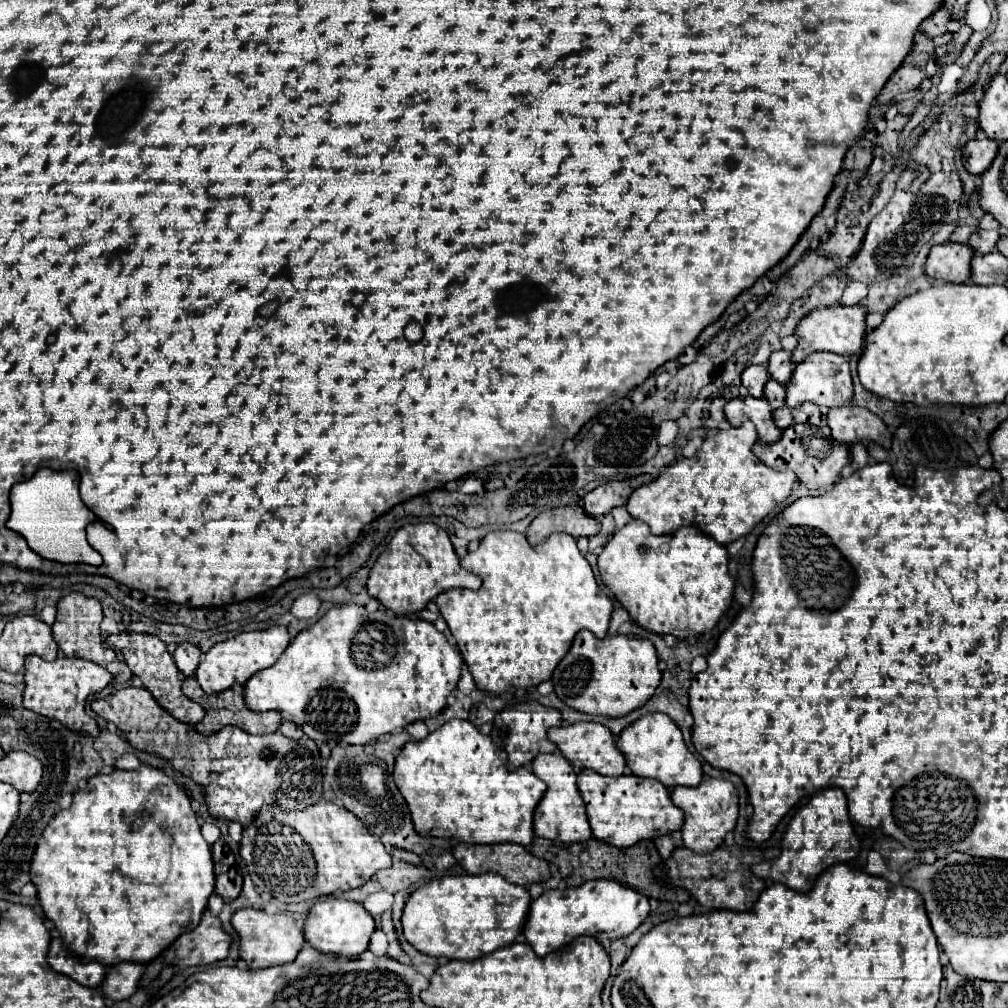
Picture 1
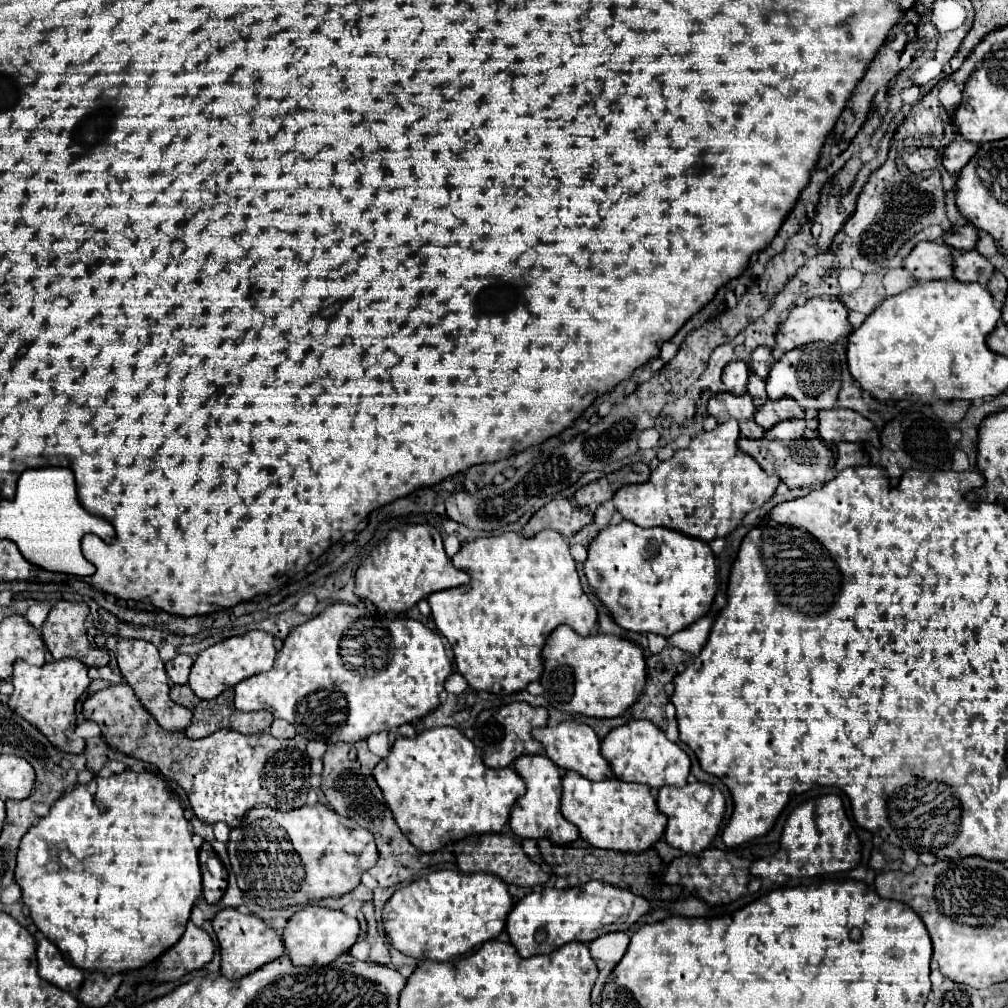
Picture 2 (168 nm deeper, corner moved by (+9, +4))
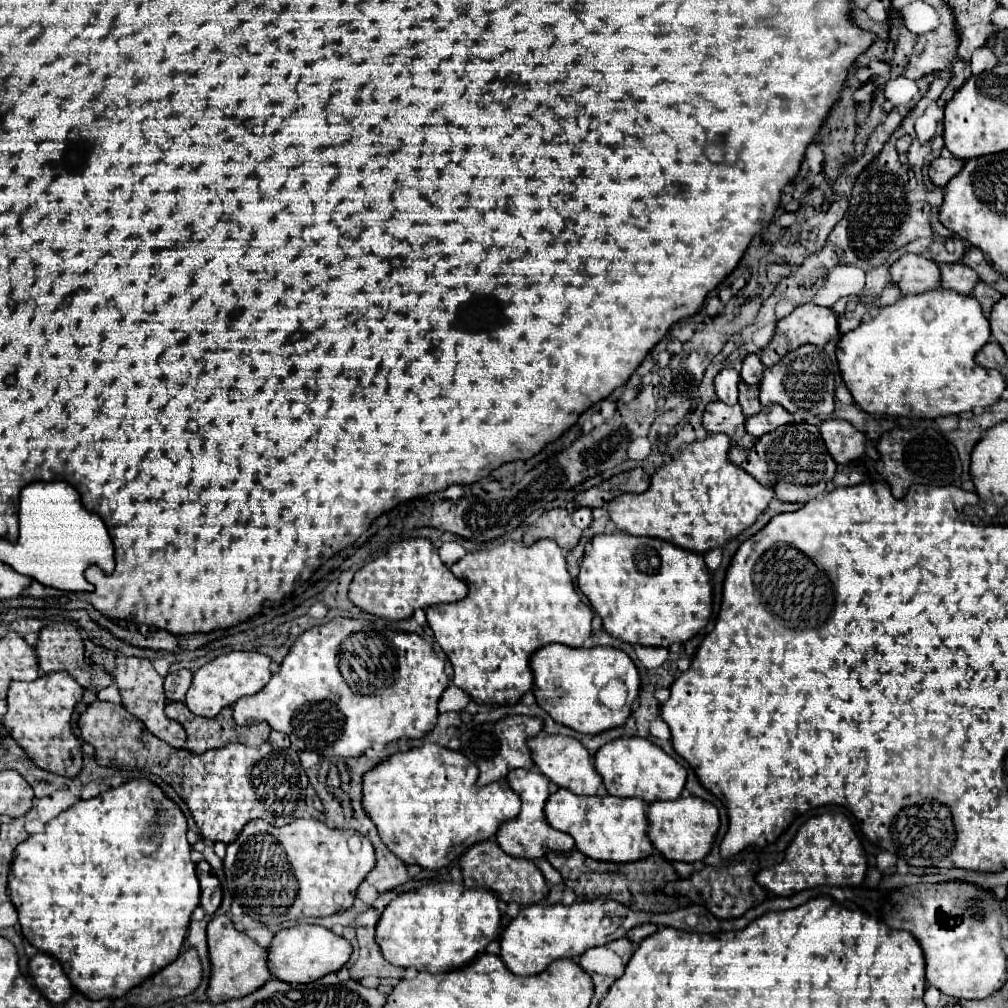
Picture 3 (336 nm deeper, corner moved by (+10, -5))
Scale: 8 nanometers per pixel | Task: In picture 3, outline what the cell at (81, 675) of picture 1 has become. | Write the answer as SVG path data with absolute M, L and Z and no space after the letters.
M55 672L55 674L43 674L41 678L33 682L11 682L7 692L7 714L3 716L3 724L9 730L9 734L19 742L19 746L33 758L33 762L49 772L61 774L61 776L77 776L81 770L81 742L71 732L71 714L75 704L81 700L83 688L67 674L67 672Z

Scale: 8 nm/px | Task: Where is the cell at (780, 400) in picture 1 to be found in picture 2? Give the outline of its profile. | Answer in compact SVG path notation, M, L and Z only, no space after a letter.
M750 373L746 391L748 391L748 395L752 397L752 401L754 401L756 407L760 407L760 405L764 405L764 403L768 401L768 395L766 395L766 383L764 383L764 379L756 377L754 373Z

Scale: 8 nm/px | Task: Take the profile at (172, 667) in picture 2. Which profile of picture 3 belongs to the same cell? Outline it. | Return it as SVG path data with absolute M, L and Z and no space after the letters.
M181 668L179 672L165 676L165 694L169 700L185 700L185 692L191 686L191 672Z

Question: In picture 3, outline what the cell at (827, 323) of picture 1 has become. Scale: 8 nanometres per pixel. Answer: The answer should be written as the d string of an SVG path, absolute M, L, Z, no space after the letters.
M813 302L809 304L803 304L803 306L797 306L789 316L785 316L783 320L777 322L777 330L775 330L775 336L773 340L763 348L761 352L761 362L765 366L773 366L777 364L787 352L803 346L803 344L815 344L815 346L825 346L831 338L839 336L839 326L837 326L837 318L833 314L831 308L821 308Z

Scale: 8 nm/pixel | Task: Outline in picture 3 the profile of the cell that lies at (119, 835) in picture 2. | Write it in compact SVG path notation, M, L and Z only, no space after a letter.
M131 780L117 788L109 788L107 792L103 792L95 798L77 800L71 808L67 808L57 818L47 822L47 826L41 834L29 836L15 850L15 860L13 860L11 874L9 874L9 890L11 890L11 902L15 904L15 908L19 912L19 924L21 924L23 936L41 952L47 952L53 958L57 958L61 962L67 978L71 980L71 984L77 990L81 990L85 996L89 996L91 1000L117 998L117 996L123 996L125 992L129 992L131 988L139 986L141 982L151 978L151 974L159 972L163 966L167 966L169 962L173 962L179 956L181 944L187 936L191 914L199 906L199 880L197 880L197 872L195 872L195 862L189 856L191 846L189 846L185 834L187 834L187 820L185 820L181 808L171 798L167 798L165 792L151 780Z

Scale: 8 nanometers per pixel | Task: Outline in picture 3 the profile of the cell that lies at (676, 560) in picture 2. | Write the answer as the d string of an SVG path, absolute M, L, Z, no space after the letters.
M627 532L599 534L591 540L591 550L585 552L581 572L577 578L581 592L589 598L593 610L603 618L603 628L613 636L629 644L663 646L687 642L693 638L712 616L712 590L709 584L709 568L701 554L673 546L659 538L639 538Z

